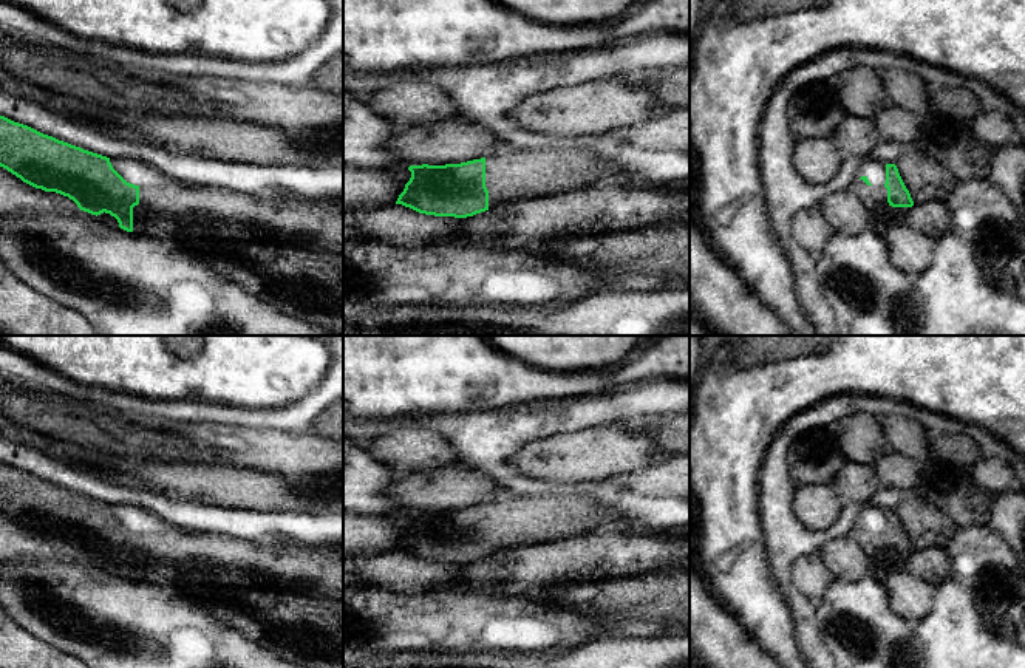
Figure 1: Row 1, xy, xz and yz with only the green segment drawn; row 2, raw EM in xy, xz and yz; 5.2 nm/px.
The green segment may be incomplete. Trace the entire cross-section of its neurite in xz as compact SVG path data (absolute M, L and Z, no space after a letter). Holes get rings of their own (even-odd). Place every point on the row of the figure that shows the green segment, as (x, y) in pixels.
M589 148L577 150L504 150L496 155L461 164L410 165L410 181L396 204L419 213L434 216L467 218L485 212L501 203L527 199L592 187L601 176L612 176L615 182L640 186L640 178L618 170L609 161L600 161Z

